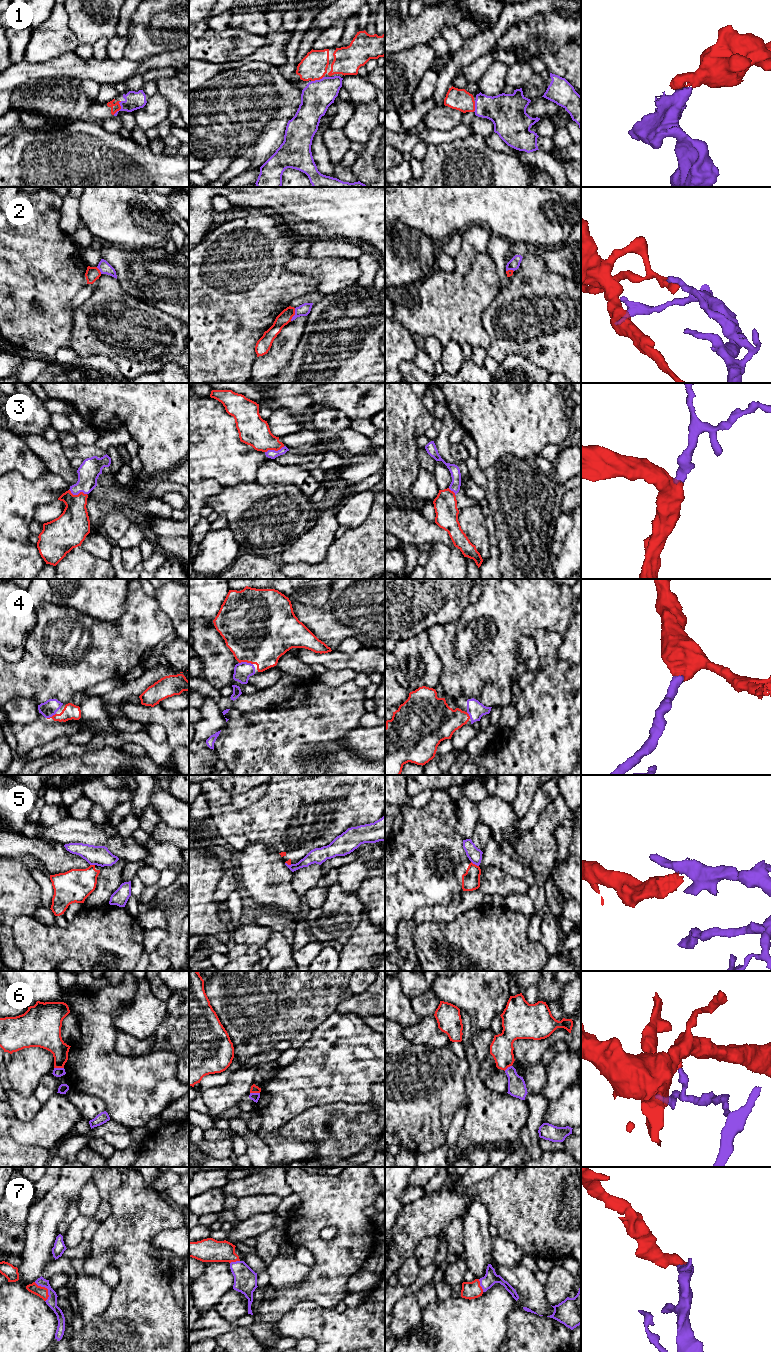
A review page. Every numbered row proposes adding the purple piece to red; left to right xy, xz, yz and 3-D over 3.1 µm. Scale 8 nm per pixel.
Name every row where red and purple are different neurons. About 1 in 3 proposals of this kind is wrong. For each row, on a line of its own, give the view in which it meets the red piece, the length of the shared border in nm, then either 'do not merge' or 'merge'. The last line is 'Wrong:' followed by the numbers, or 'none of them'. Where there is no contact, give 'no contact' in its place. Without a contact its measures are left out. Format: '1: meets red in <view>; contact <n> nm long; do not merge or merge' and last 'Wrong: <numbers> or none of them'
1: meets red in xy; contact 130 nm long; merge
2: meets red in xz; contact 110 nm long; do not merge
3: meets red in xz; contact 170 nm long; merge
4: meets red in xz; contact 110 nm long; merge
5: meets red in yz; contact 80 nm long; do not merge
6: meets red in xy; contact 80 nm long; do not merge
7: meets red in xy; contact 180 nm long; merge
Wrong: 2, 5, 6

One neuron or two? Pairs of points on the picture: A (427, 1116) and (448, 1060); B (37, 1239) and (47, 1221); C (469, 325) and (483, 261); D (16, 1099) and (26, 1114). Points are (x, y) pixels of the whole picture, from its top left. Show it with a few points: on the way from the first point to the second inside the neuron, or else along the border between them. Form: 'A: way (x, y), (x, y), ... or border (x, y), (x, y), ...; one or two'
A: way (427, 1102), (428, 1084), (438, 1074); one
B: way (40, 1235), (43, 1225); one
C: way (469, 309), (469, 296), (483, 281), (484, 277); one
D: way (19, 1103), (25, 1110); one

